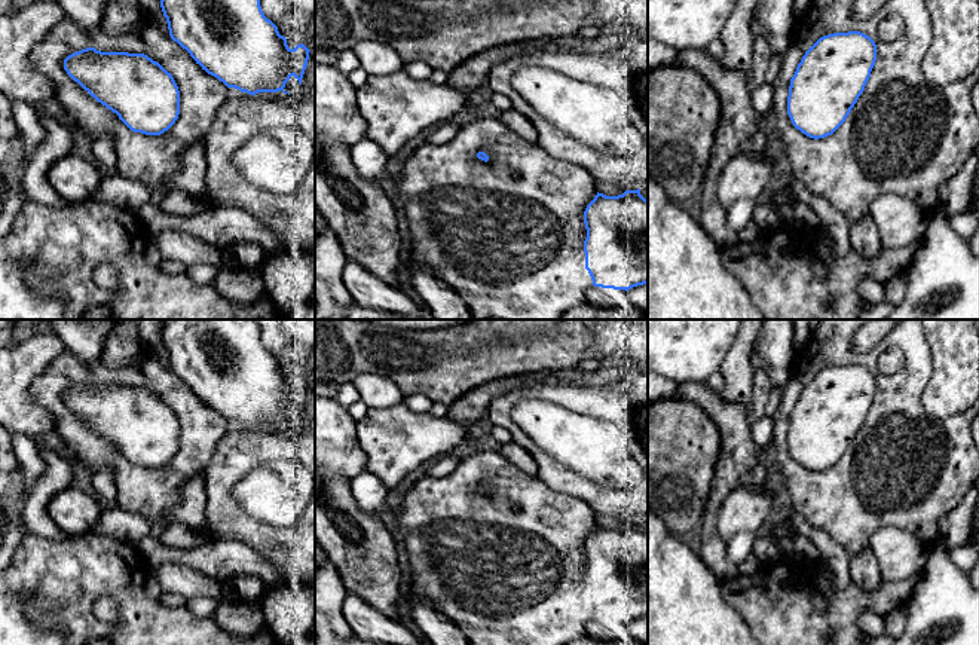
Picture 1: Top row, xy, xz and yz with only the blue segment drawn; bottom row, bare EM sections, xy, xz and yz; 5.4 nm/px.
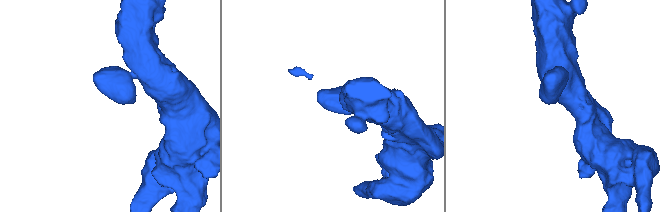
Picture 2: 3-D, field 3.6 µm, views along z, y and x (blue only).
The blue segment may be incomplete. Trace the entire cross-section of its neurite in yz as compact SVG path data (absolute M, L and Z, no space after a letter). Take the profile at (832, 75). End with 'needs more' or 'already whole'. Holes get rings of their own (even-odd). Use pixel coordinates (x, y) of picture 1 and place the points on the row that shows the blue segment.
M860 31L820 37L790 79L787 114L793 126L814 140L832 135L865 91L875 61L876 45Z; already whole

